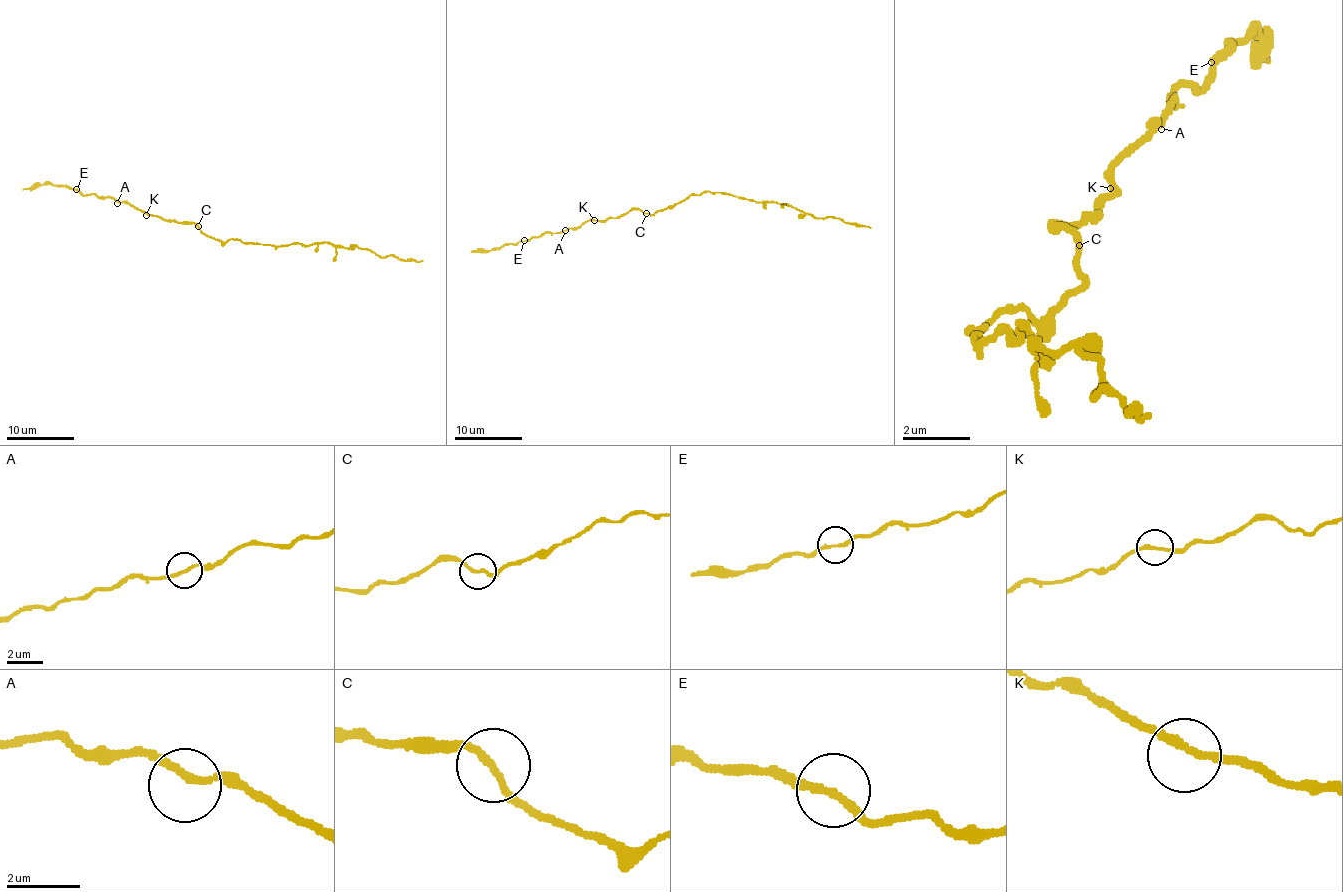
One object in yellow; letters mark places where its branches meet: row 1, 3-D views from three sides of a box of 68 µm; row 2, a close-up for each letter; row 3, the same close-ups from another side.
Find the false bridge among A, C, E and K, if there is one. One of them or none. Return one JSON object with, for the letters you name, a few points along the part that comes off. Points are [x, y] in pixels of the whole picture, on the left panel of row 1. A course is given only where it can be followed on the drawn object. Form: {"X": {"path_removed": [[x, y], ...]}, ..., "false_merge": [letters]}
{"C": {"path_removed": [[199, 227], [224, 242], [239, 238], [280, 245], [330, 242], [382, 257], [423, 261]]}, "false_merge": ["C"]}

